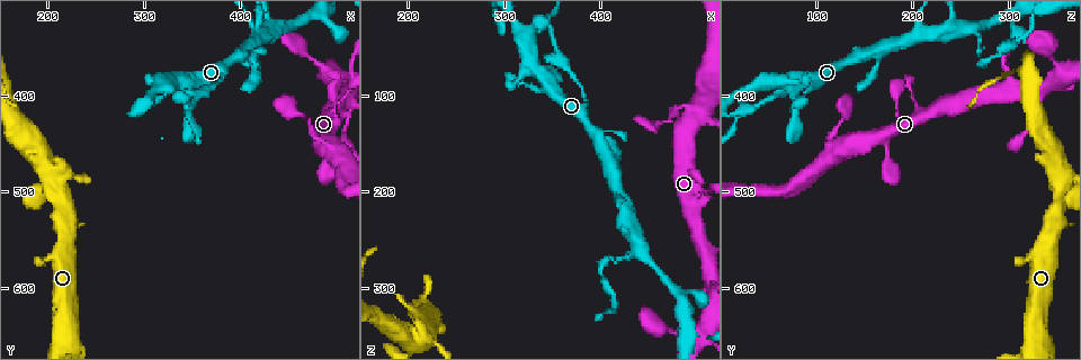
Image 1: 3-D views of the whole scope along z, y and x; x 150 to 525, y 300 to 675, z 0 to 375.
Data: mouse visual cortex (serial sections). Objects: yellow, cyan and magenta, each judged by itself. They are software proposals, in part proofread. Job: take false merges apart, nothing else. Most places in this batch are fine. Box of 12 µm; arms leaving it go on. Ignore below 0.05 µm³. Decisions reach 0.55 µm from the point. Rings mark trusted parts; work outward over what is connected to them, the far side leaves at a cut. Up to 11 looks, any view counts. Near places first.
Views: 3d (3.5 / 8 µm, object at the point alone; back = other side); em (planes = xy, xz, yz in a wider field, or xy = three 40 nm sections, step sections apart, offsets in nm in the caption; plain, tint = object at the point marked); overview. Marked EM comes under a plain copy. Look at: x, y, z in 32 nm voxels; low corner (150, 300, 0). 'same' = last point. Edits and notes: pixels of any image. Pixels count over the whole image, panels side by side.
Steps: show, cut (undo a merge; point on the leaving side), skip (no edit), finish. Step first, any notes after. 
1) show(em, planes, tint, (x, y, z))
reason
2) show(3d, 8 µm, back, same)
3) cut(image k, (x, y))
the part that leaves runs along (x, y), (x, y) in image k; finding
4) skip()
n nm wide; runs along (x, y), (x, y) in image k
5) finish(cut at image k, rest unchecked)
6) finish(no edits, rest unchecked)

show(3d, 3.5 µm, (208, 498, 356))
a narrow waist

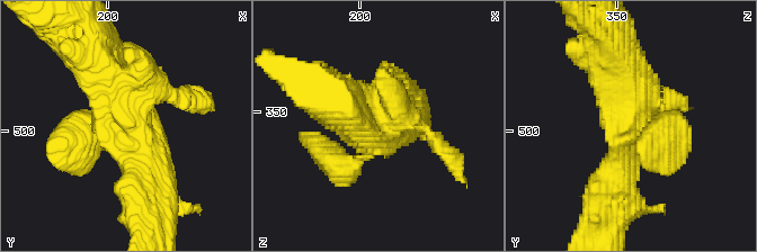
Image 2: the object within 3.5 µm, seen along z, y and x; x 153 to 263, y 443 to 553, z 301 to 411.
show(em, xy, step 1, tint, (209, 496, 356))
shape alone is not enough

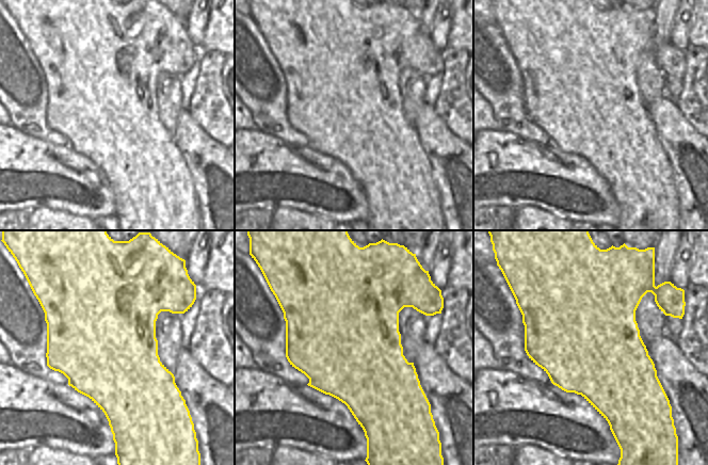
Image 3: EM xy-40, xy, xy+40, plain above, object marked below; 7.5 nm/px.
show(em, xy, step 2, tint, same)
another direction

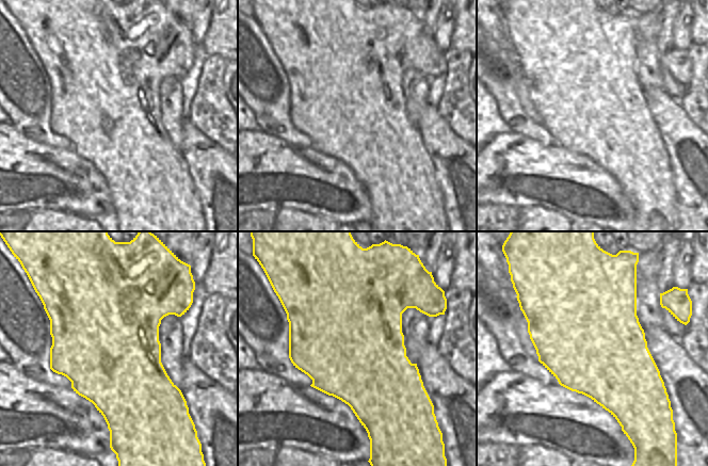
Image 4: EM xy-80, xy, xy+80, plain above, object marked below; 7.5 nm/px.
skip()
runs along (145, 165), (90, 34) in image 2; continuous, no second cell

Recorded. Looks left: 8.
show(3d, 8 µm, (370, 392, 76))
sudden change in width

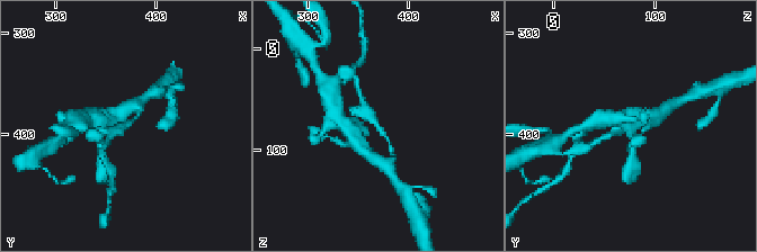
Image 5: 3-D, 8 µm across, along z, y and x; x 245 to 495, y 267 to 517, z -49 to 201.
show(em, xy, step 3, tint, (368, 392, 78))
arms of 150, 300 nm; need the tissue

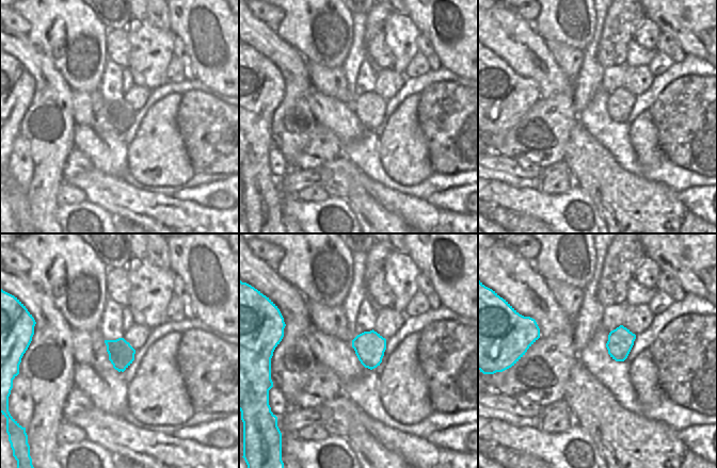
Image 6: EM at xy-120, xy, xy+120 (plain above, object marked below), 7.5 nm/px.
cut(image 5, (361, 111))
the part that leaves runs along (373, 120), (367, 114), (356, 86) in image 5; a second cell is stuck on

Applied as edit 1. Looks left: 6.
show(3d, 8 µm, (412, 382, 154))
calibre changes

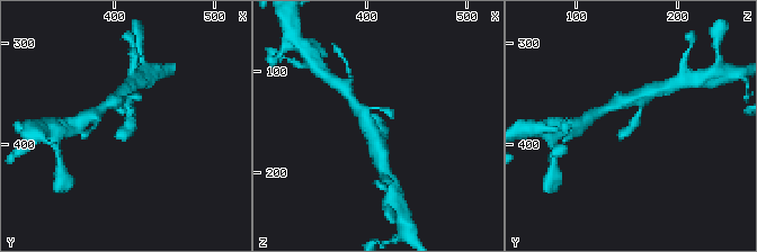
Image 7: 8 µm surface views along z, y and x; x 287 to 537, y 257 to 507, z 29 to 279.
show(3d, 3.5 µm, (414, 384, 156))

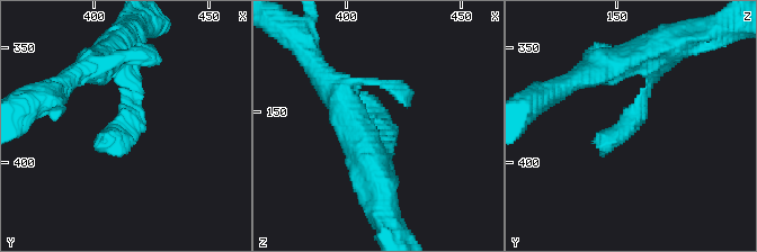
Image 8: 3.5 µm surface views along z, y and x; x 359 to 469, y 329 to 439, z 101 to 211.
show(em, xy, step 2, tint, (411, 382, 154))

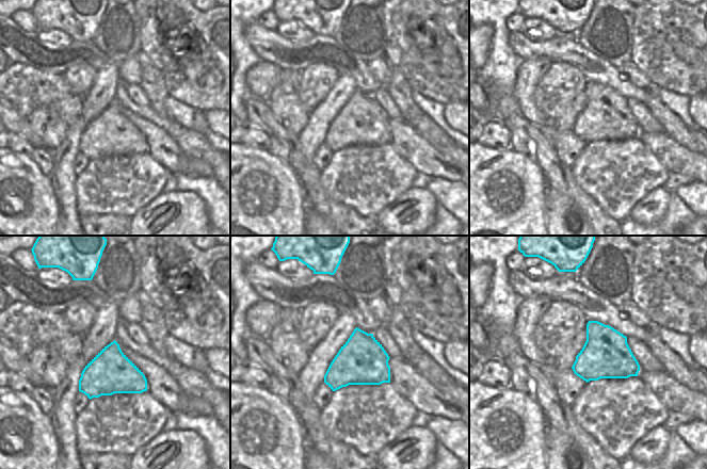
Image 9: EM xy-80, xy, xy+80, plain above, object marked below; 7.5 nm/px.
skip()
runs along (650, 51), (650, 86), (604, 144) in image 8; continuous, no second cell

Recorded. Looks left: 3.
show(3d, 3.5 µm, (412, 350, 268))
sharp bend

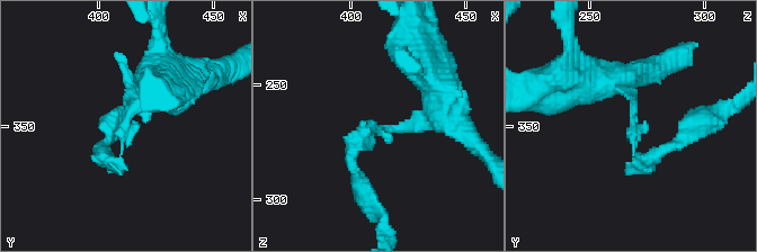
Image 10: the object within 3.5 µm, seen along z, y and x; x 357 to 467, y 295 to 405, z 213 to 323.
show(em, xy, step 3, tint, (412, 348, 270))
arms of 200, 200 nm; shape alone is not enough

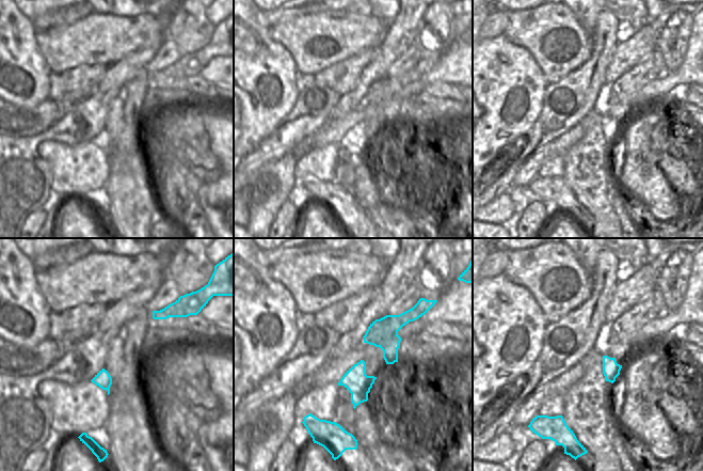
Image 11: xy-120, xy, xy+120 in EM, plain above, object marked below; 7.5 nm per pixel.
show(em, xy, step 5, tint, same)
another direction

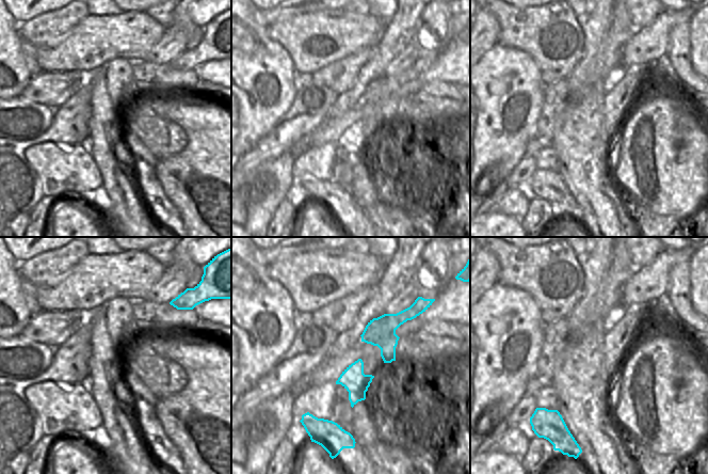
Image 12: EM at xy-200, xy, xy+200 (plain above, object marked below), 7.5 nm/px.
cut(image 10, (364, 131))
the part that leaves runs along (381, 128), (353, 146), (361, 178) in image 10; two cells meet here

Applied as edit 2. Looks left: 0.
finish(cut at image 5, cut at image 10, rest unchecked)

